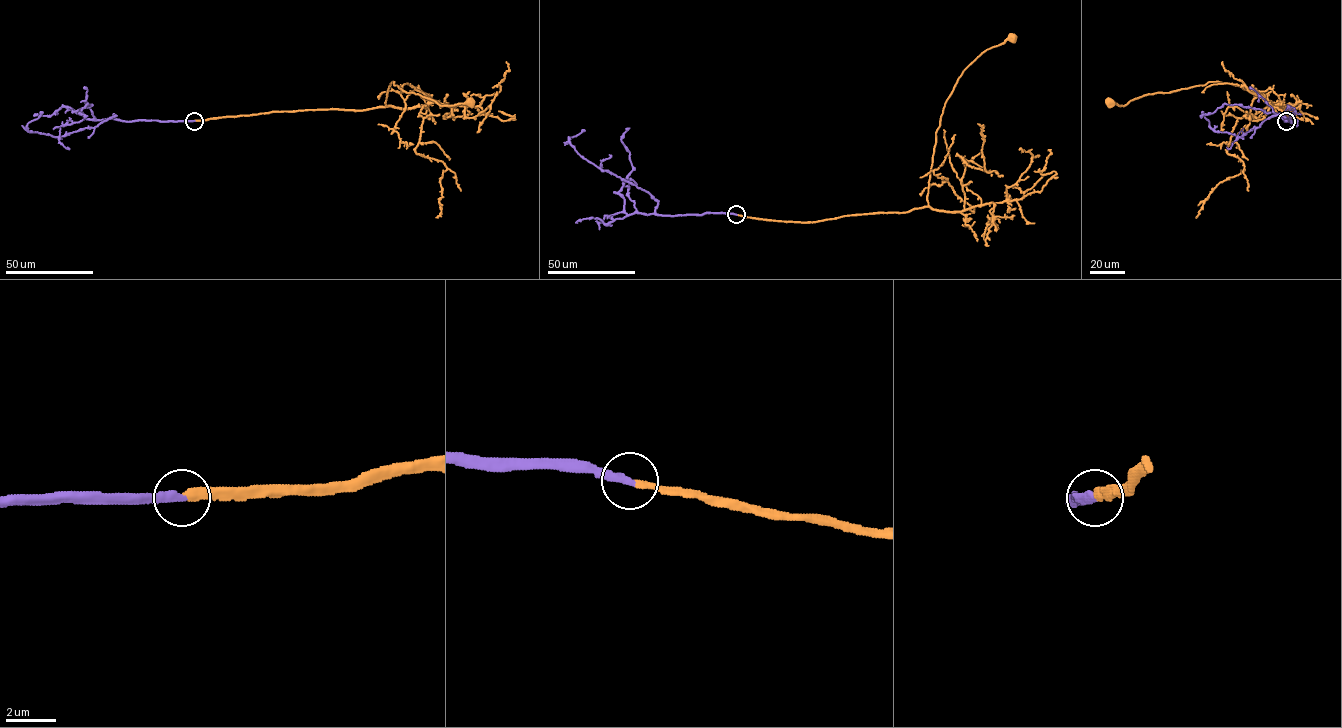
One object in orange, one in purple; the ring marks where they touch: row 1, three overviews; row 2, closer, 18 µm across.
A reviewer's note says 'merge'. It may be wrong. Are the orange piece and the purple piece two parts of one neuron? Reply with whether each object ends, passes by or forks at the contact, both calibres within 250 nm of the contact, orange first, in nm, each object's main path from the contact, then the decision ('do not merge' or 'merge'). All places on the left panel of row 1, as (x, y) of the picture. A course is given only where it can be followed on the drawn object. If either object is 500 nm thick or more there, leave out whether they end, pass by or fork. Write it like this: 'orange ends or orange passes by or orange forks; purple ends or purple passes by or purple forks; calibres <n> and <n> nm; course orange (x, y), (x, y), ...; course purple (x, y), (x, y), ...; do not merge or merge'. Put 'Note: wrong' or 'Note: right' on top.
Note: right
orange ends; purple ends; calibres 280 and 320 nm; course orange (194, 120), (283, 111), (365, 110), (385, 107), (393, 81), (403, 90), (440, 105), (470, 104); course purple (194, 121), (122, 121), (114, 119), (115, 115), (93, 127), (64, 136), (29, 132), (27, 124), (43, 112); merge

